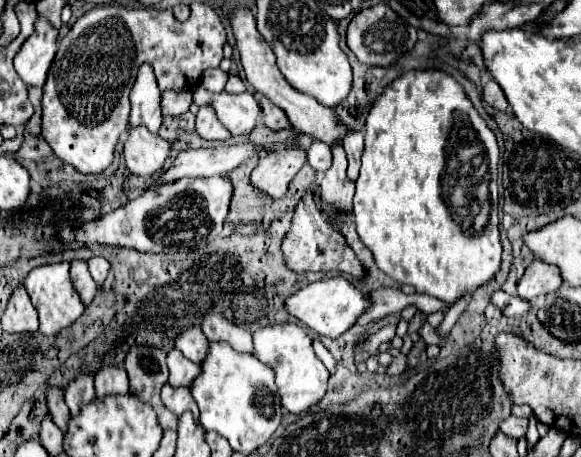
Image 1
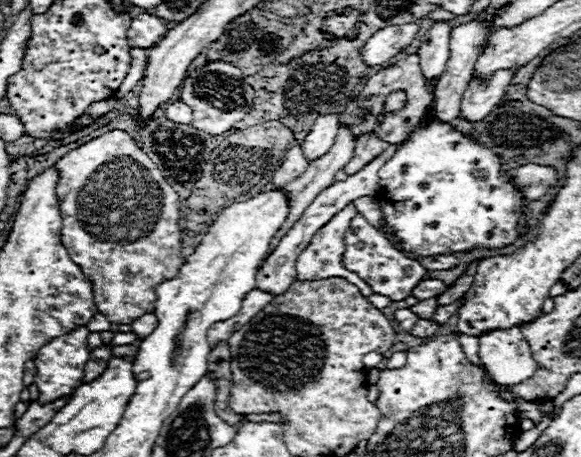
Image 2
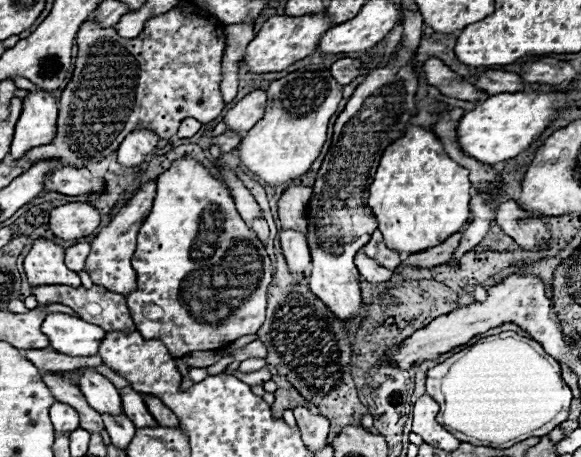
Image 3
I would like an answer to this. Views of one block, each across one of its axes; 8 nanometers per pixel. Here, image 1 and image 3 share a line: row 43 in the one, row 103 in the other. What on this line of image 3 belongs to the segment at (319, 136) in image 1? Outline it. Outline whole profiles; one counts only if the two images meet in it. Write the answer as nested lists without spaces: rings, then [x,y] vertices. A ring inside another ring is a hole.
[[[254,90],[226,112],[224,124],[228,126],[228,130],[248,132],[256,122],[260,122],[264,110],[266,110],[266,92]]]

